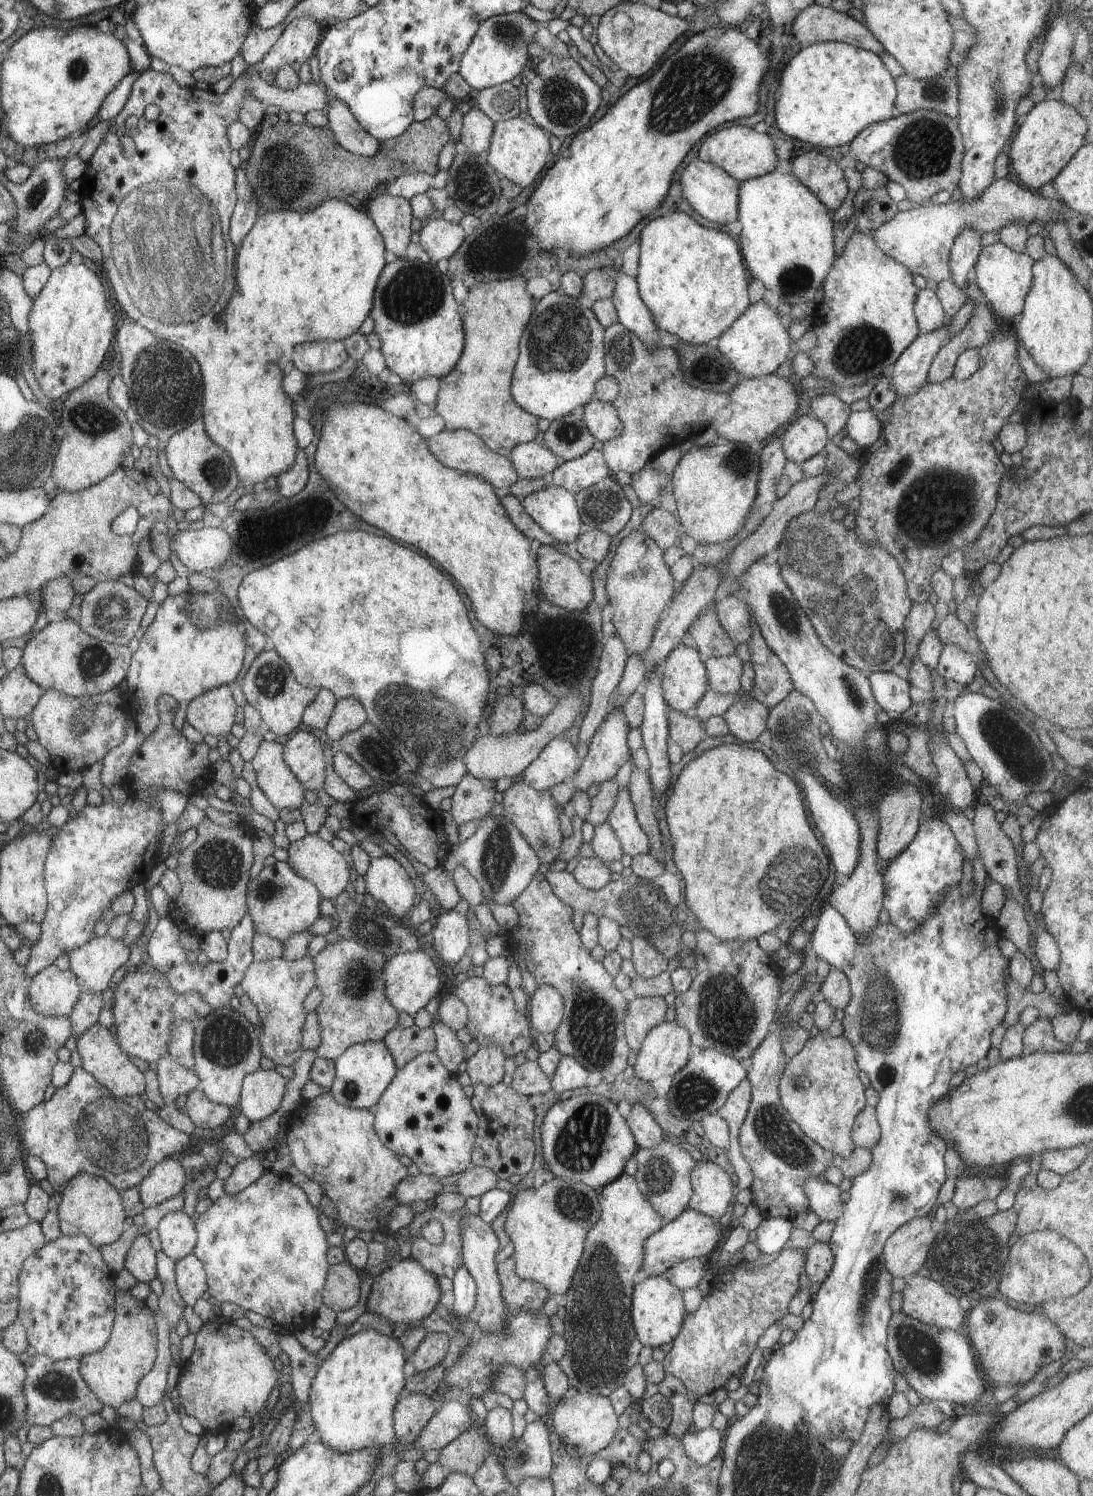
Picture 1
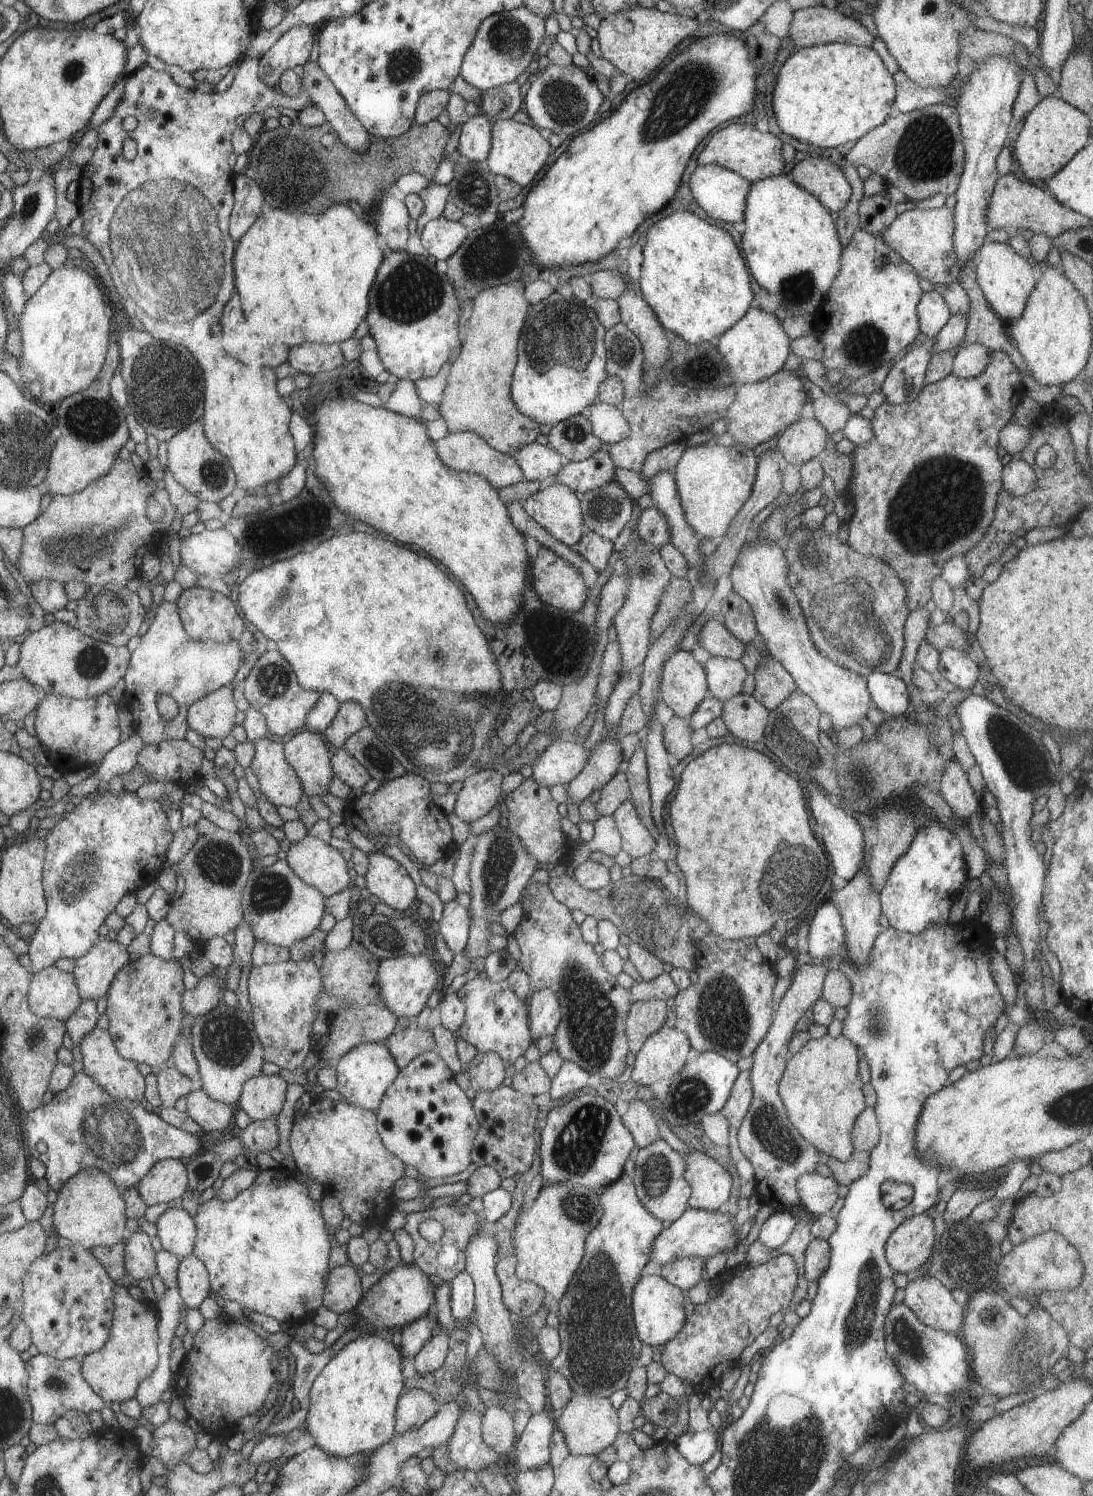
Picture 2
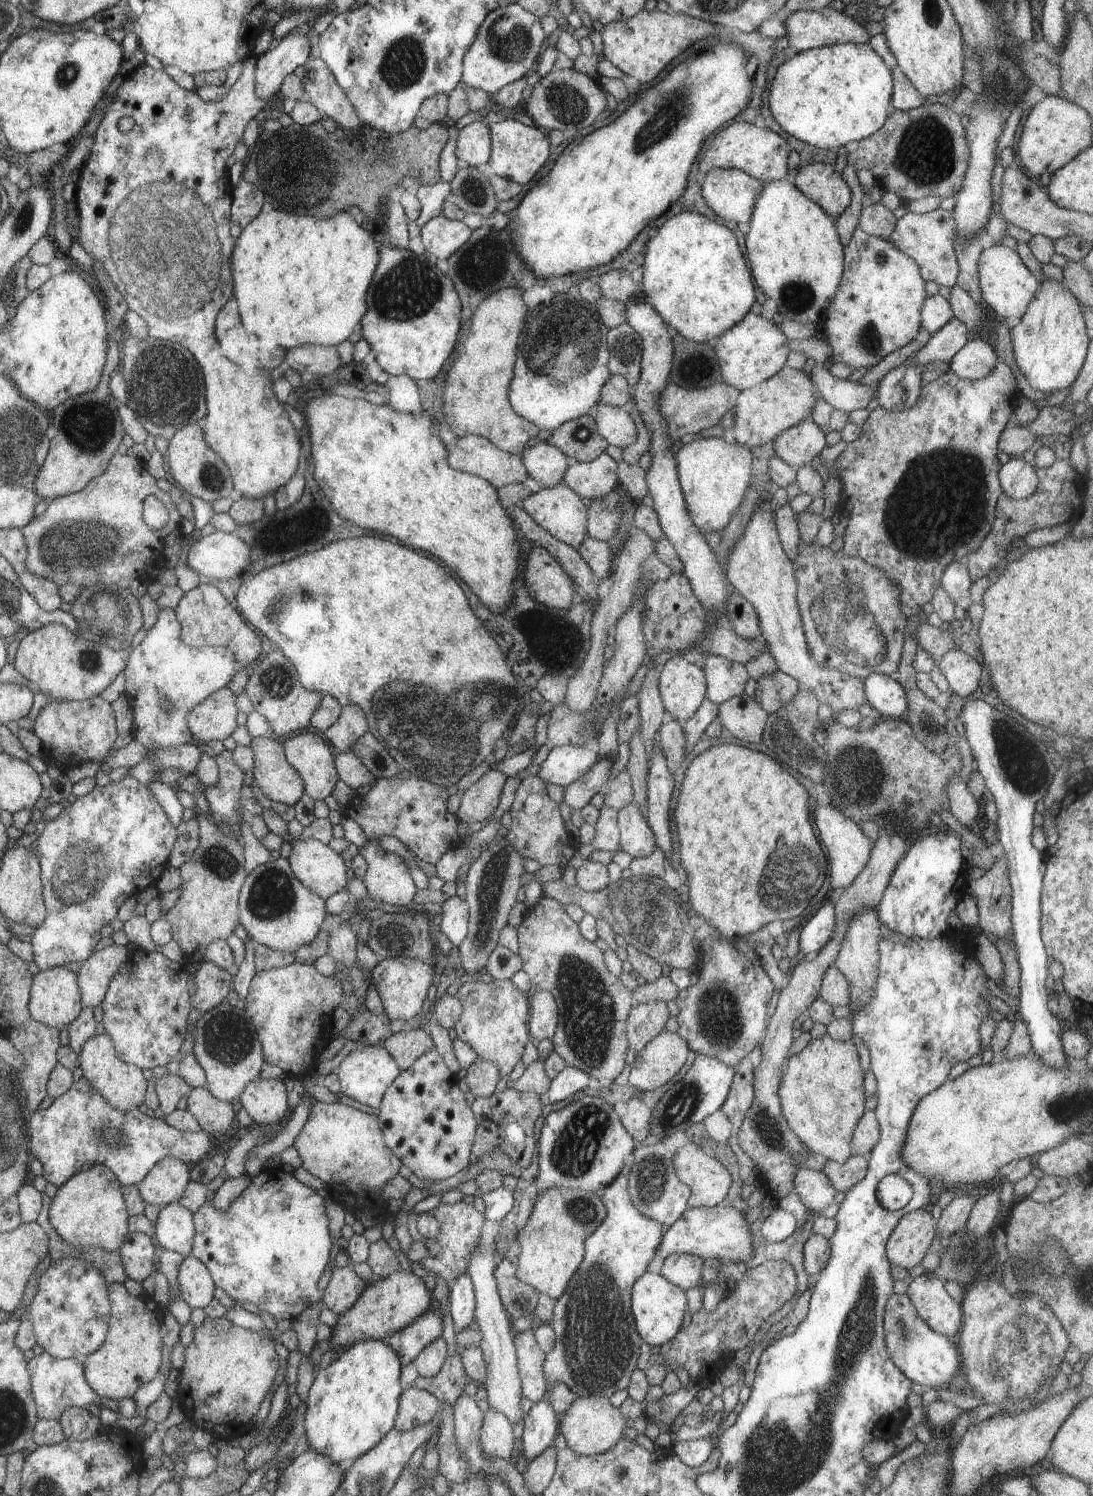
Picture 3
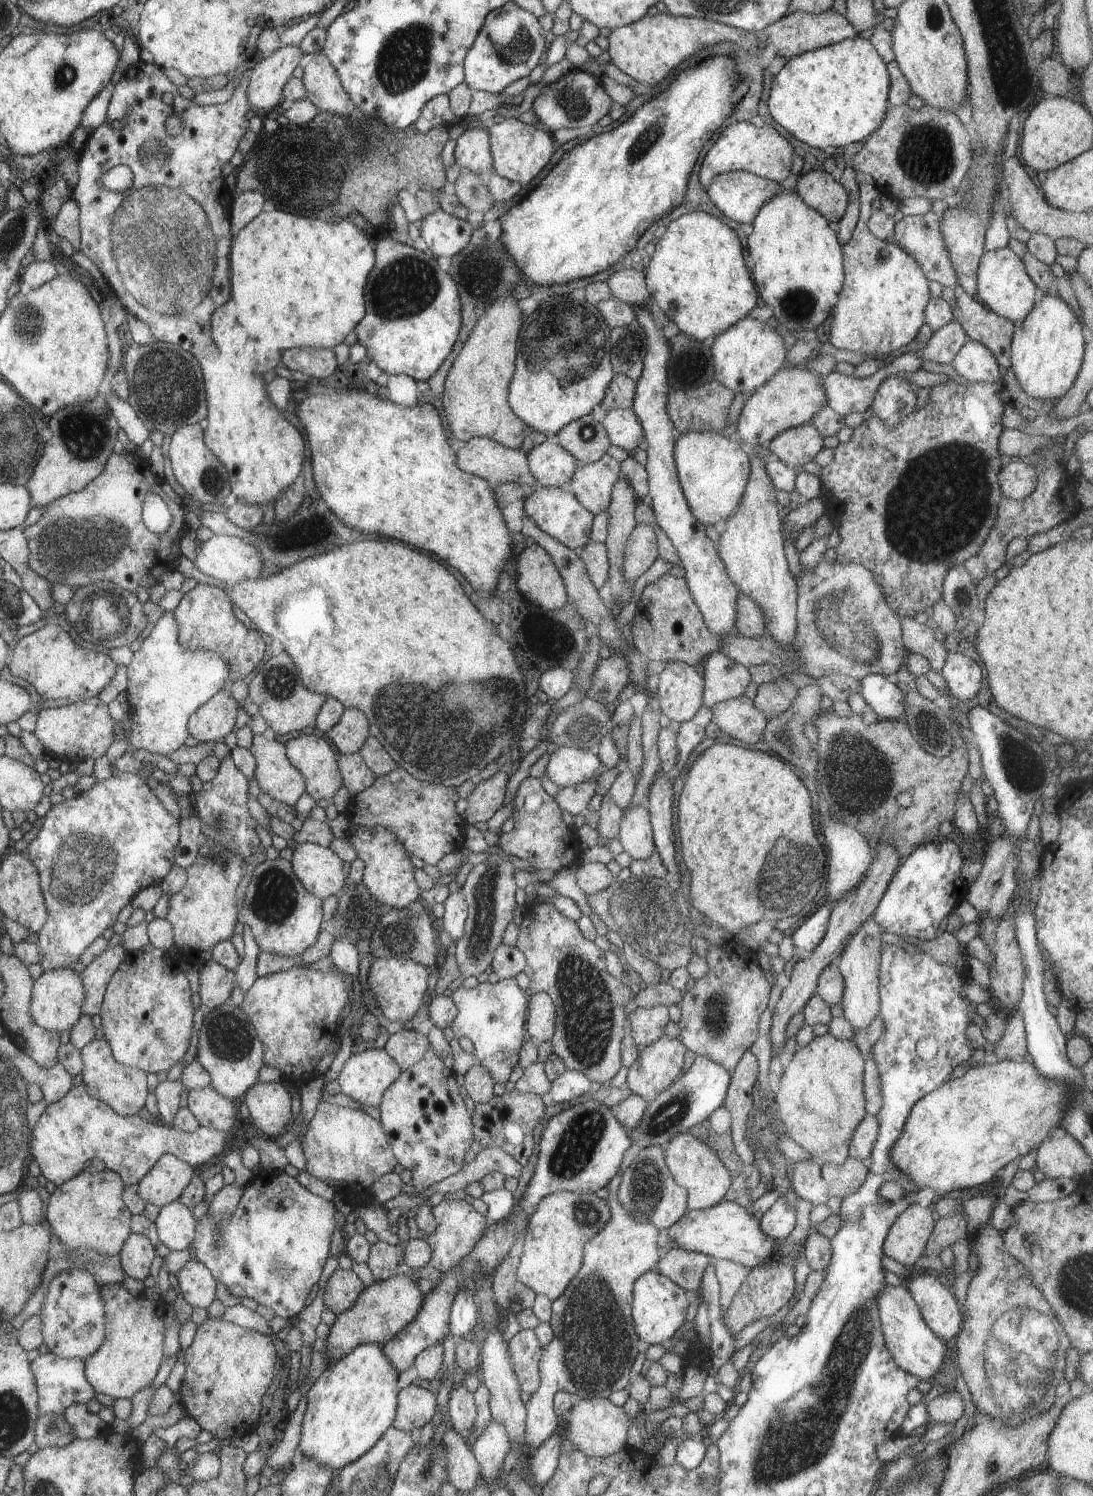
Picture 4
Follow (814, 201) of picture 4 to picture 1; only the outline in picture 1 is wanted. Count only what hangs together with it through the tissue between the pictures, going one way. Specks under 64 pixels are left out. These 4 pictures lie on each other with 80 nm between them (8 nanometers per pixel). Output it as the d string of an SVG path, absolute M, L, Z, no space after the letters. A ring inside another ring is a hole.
M809 151L792 160L792 175L804 182L829 212L840 208L849 188L836 161L825 154Z

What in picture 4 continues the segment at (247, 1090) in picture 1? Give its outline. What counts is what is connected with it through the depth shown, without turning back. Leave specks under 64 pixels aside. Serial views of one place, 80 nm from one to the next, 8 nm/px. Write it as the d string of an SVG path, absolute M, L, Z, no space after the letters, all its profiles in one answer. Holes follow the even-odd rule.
M256 1083L241 1100L249 1108L248 1123L268 1139L277 1140L292 1118L290 1094L280 1083Z

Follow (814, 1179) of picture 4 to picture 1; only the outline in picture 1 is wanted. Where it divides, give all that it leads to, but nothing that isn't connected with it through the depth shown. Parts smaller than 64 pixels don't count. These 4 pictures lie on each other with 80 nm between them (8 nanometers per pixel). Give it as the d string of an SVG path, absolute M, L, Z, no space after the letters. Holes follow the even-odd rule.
M808 1178L804 1190L810 1200L810 1211L820 1217L820 1221L836 1222L840 1214L844 1214L845 1204L840 1198L842 1194L839 1186L818 1178Z

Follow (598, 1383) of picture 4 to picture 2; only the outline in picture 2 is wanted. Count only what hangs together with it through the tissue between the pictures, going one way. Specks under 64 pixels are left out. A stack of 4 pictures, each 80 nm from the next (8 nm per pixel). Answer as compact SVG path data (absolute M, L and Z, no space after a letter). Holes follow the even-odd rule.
M623 1174L615 1182L606 1186L599 1196L602 1218L592 1230L592 1238L588 1238L588 1258L584 1258L584 1266L579 1267L571 1282L570 1288L559 1302L557 1316L560 1328L557 1332L562 1342L560 1354L548 1362L546 1370L554 1368L562 1374L573 1393L588 1394L594 1397L610 1397L614 1392L625 1389L630 1372L637 1366L642 1342L635 1330L633 1311L631 1308L634 1286L641 1279L642 1269L650 1262L650 1248L656 1236L660 1235L664 1224L646 1210L636 1194L634 1180ZM542 1410L533 1414L524 1431L516 1440L514 1465L509 1469L512 1473L526 1470L538 1470L551 1462L550 1438L554 1432L554 1422L548 1412Z

